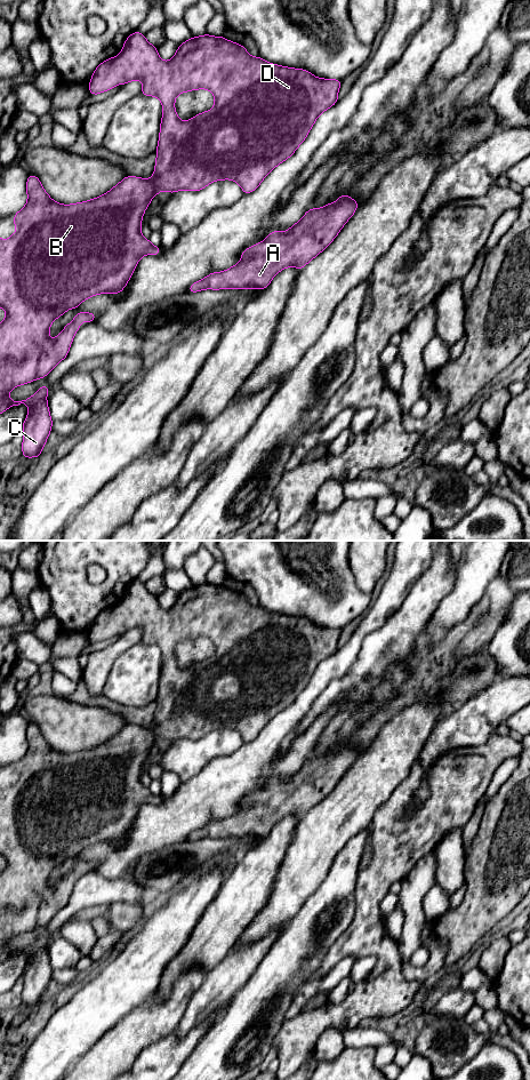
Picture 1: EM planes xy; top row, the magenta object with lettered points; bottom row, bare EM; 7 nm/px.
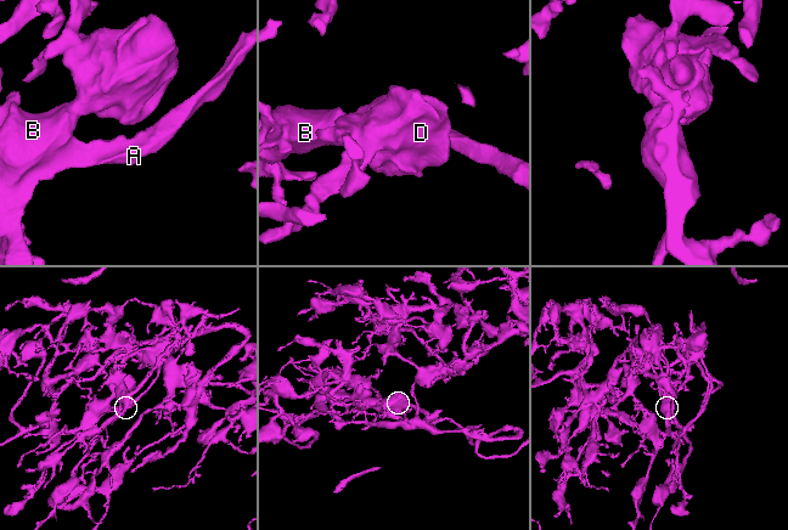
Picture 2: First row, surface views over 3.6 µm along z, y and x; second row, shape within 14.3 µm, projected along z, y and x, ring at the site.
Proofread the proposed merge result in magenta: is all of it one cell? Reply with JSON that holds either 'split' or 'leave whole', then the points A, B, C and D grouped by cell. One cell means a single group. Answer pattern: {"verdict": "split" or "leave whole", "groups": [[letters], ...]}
{"verdict": "leave whole", "groups": [["A", "B", "C", "D"]]}

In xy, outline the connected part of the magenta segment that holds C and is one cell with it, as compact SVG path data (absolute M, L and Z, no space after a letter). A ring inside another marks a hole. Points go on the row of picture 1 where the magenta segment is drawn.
M137 31L127 38L118 56L97 66L88 89L90 95L98 95L117 85L134 80L143 82L140 91L143 95L158 97L163 107L153 176L150 179L126 176L101 197L83 202L62 205L48 195L37 176L29 175L25 185L27 202L13 219L16 232L6 240L0 239L0 307L6 311L6 317L0 325L0 414L21 403L29 407L29 414L22 425L24 431L22 453L26 458L40 457L51 432L53 421L47 402L50 386L43 385L31 398L22 401L13 401L8 395L14 387L46 377L67 357L73 337L81 328L80 322L93 322L96 314L78 313L55 339L50 339L49 328L54 320L95 295L121 293L138 261L144 255L161 253L161 248L153 246L140 232L142 218L152 198L161 191L170 193L180 190L201 191L212 182L223 179L236 182L244 194L251 193L271 170L295 153L307 137L318 117L337 103L342 85L342 80L316 78L303 69L271 64L259 56L252 57L241 43L209 34L186 40L178 46L172 58L164 62L159 57L158 48L145 39L145 34ZM196 89L210 90L215 97L215 105L188 121L182 121L175 110L175 99L182 93Z

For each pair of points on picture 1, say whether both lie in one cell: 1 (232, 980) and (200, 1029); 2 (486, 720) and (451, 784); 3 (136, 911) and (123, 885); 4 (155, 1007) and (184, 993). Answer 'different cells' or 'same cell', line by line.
1: different cells
2: different cells
3: different cells
4: same cell

